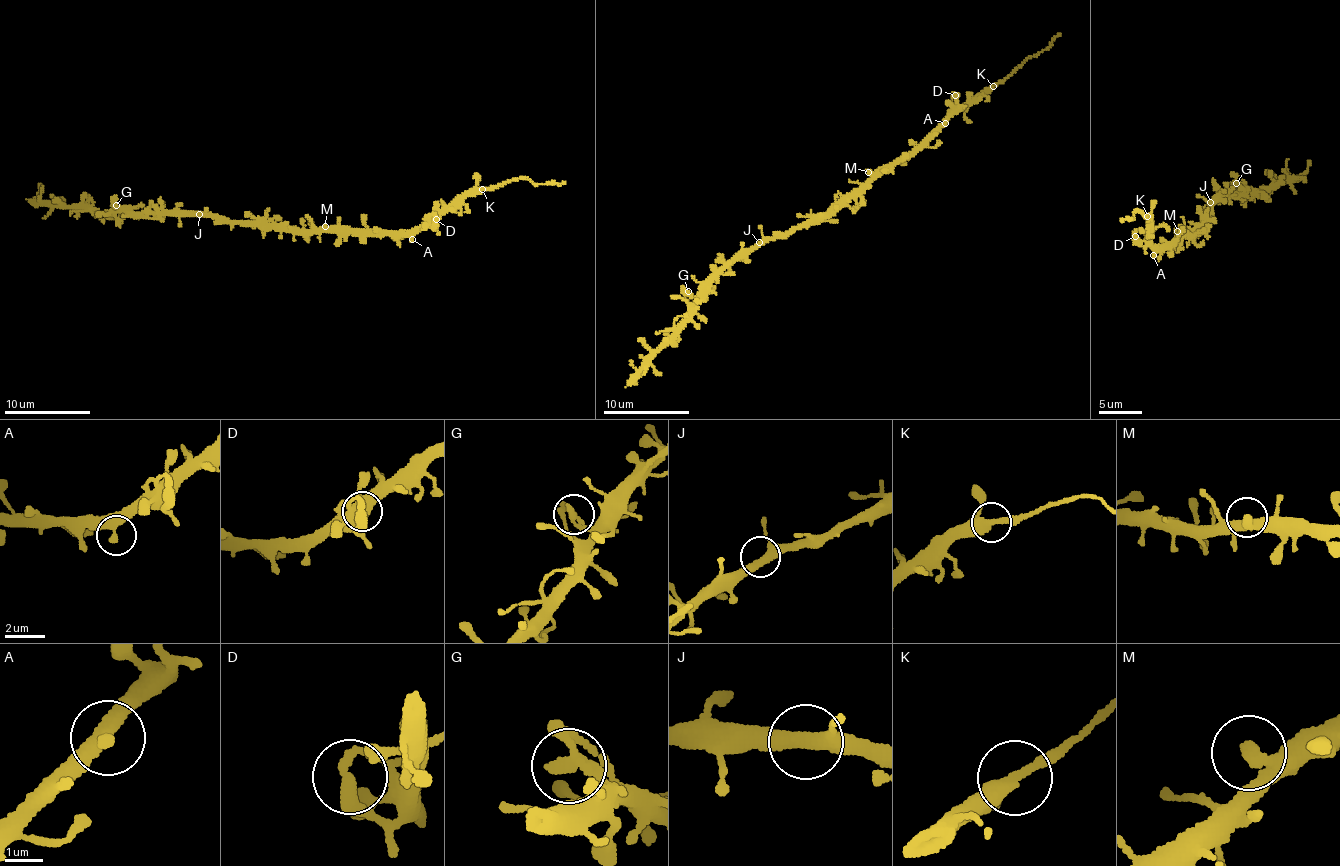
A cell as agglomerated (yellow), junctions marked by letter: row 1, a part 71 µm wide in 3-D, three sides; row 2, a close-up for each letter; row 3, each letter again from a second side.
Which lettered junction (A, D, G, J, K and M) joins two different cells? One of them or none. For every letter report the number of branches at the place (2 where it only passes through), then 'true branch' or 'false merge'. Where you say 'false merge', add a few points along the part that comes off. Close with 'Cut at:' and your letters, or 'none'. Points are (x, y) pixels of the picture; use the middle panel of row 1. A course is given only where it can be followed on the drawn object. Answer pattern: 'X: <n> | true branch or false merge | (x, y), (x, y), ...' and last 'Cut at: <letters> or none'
A: 2 | true branch
D: 2 | true branch
G: 2 | true branch
J: 3 | true branch
K: 3 | false merge | (993, 86), (1003, 83), (1022, 65), (1046, 49), (1060, 33)
M: 2 | true branch
Cut at: K

